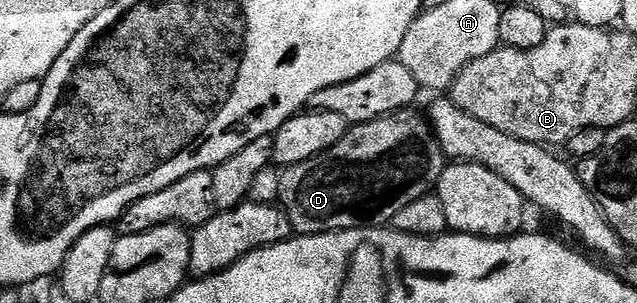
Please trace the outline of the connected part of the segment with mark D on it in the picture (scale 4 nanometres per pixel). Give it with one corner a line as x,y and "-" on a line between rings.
408,108
387,114
377,120
352,125
344,138
337,140
333,148
305,160
301,164
286,167
280,173
278,205
289,216
292,231
296,235
332,234
338,230
370,230
383,228
393,216
401,212
413,200
432,193
438,187
445,169
445,155
431,130
431,123
418,114
418,109

